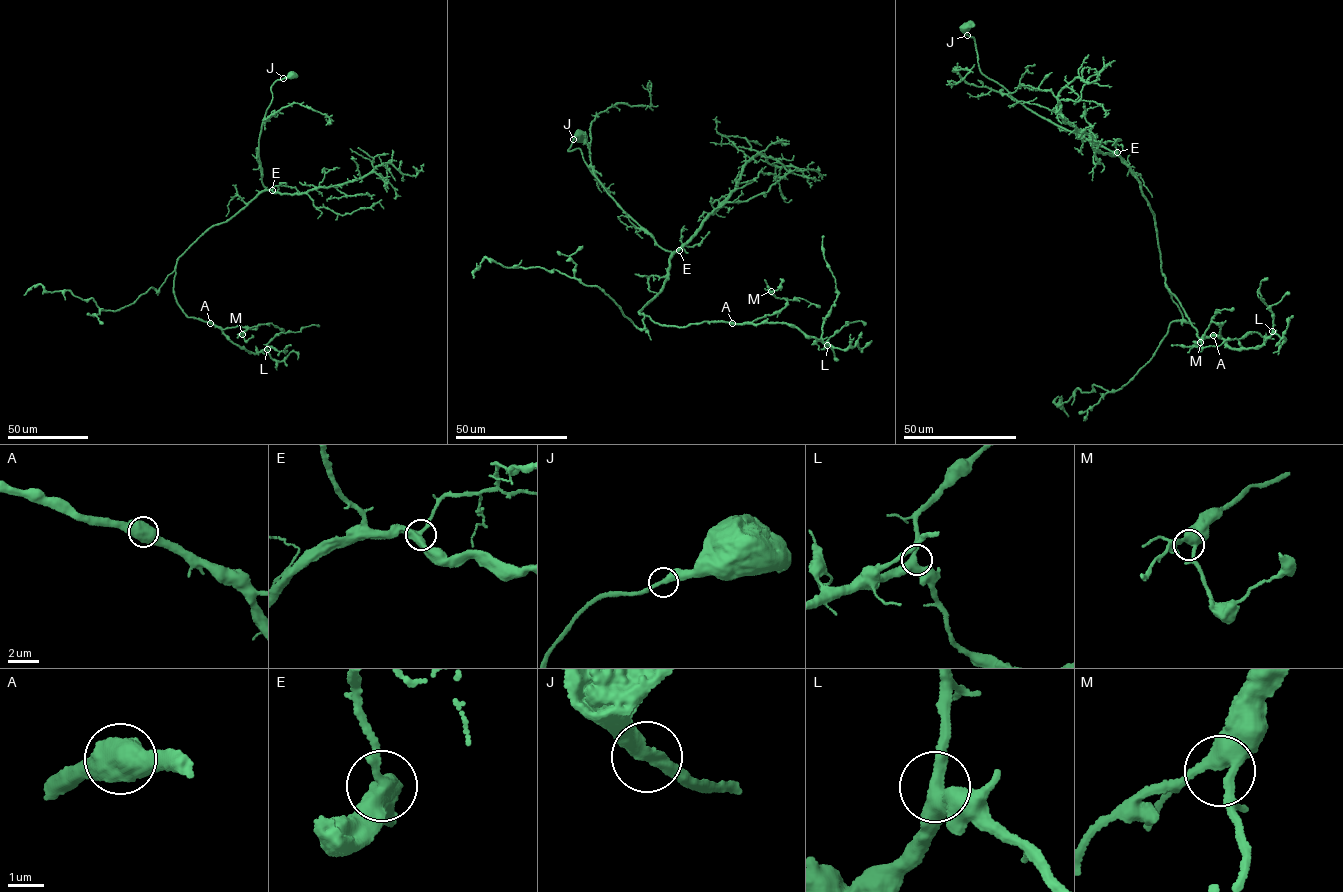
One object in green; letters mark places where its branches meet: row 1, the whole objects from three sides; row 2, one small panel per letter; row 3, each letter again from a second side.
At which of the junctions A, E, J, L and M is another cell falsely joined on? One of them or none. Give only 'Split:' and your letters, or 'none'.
Split: none

